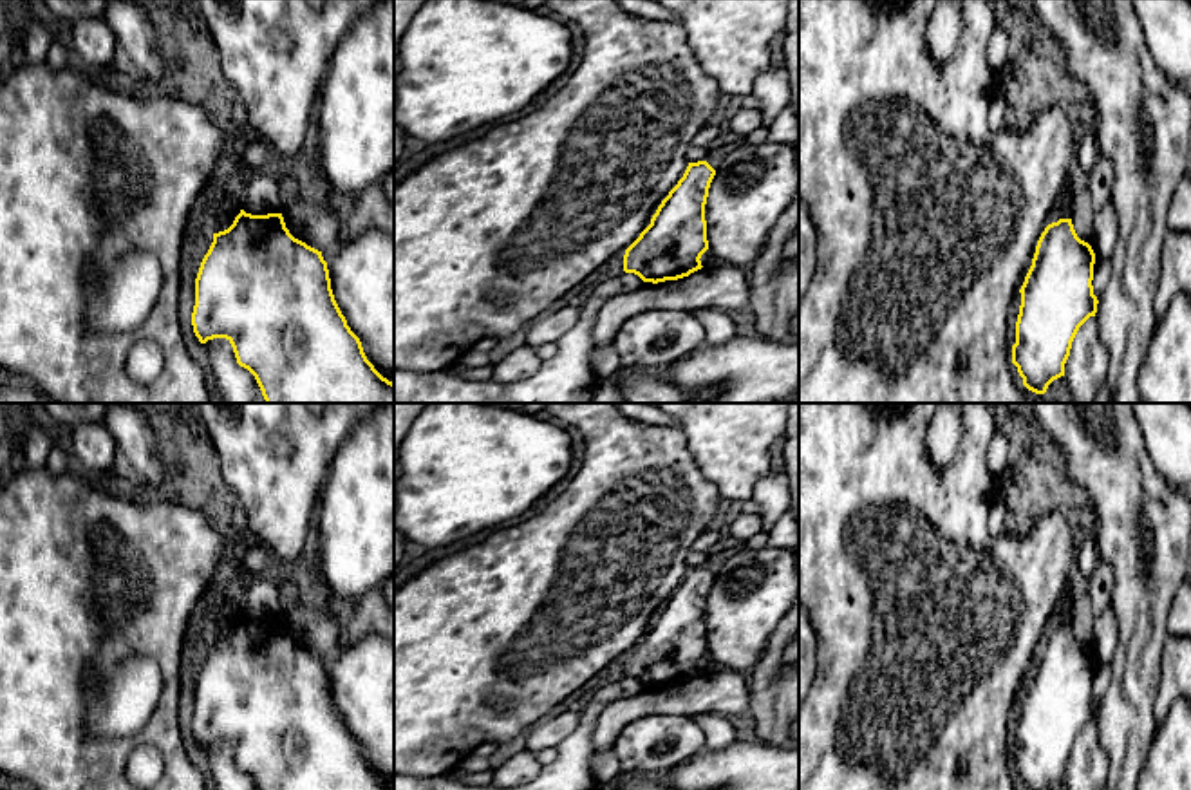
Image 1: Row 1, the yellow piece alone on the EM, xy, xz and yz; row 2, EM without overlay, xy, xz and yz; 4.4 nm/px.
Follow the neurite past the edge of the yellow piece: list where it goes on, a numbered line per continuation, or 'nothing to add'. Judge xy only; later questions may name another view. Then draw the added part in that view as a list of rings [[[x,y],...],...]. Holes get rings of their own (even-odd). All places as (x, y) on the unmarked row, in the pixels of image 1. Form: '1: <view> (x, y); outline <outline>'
nothing to add

